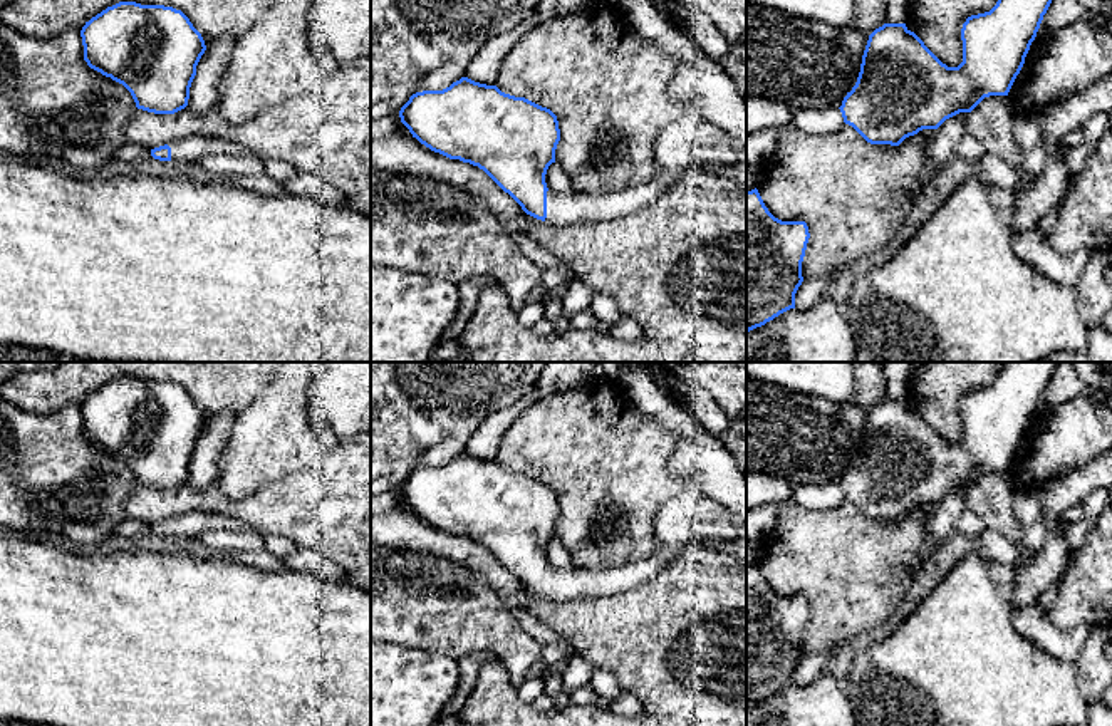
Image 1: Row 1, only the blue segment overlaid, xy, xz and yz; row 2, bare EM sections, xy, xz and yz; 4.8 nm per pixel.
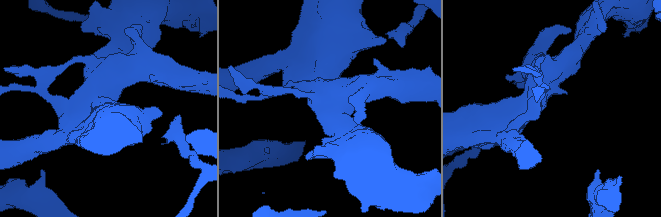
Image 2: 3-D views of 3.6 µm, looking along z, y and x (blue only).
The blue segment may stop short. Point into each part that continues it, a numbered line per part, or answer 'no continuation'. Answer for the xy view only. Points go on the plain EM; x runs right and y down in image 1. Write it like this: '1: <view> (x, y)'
1: xy (190, 523)

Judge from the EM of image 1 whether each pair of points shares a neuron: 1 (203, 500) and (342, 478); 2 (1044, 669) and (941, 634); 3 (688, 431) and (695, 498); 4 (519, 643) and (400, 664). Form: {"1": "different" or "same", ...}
{"1": "same", "2": "same", "3": "different", "4": "different"}

